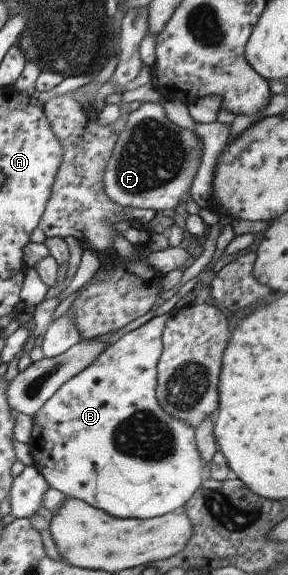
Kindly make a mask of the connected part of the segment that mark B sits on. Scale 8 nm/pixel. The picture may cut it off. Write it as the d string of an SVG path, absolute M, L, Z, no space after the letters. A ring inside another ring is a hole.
M174 309L165 312L162 315L154 316L147 322L123 334L113 344L106 346L95 358L92 363L89 363L80 373L73 375L67 379L58 389L41 405L41 408L32 417L31 434L27 444L30 455L33 461L33 467L38 470L38 473L43 477L43 480L50 488L57 489L60 493L67 495L68 498L79 499L84 503L100 509L106 514L118 518L135 518L149 519L159 517L166 513L179 511L183 508L186 501L193 496L193 493L202 483L202 469L209 467L208 461L203 461L199 458L199 453L196 449L195 429L193 425L185 423L181 419L170 417L158 405L155 398L155 385L157 378L156 364L162 351L161 333L166 319L174 313Z

